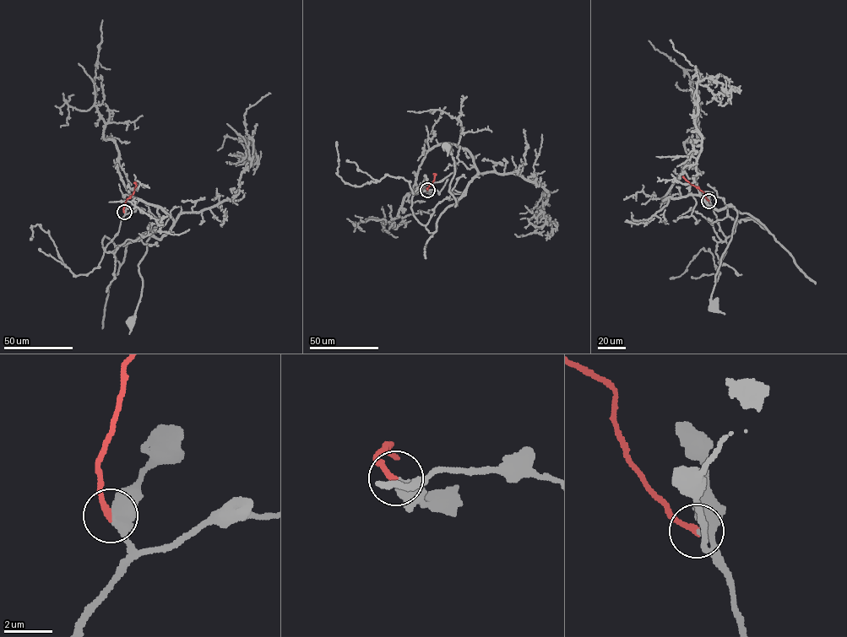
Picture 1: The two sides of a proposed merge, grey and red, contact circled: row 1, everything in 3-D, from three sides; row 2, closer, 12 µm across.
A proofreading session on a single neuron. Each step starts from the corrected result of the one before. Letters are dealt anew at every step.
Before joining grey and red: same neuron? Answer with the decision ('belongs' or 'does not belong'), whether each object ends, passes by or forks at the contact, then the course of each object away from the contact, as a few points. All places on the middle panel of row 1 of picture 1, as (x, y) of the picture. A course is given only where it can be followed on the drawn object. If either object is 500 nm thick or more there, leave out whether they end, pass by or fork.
belongs; grey passes by; red ends there; grey runs (428, 190), (414, 194), (410, 208), (433, 233), (459, 198), (455, 206), (447, 147); red runs (427, 190), (436, 175), (433, 174)

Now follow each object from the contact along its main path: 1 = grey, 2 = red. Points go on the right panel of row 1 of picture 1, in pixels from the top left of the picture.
1: (708, 201), (726, 237), (750, 217), (768, 231), (727, 206), (737, 218), (715, 276), (712, 307)
2: (708, 201), (703, 192), (683, 176)

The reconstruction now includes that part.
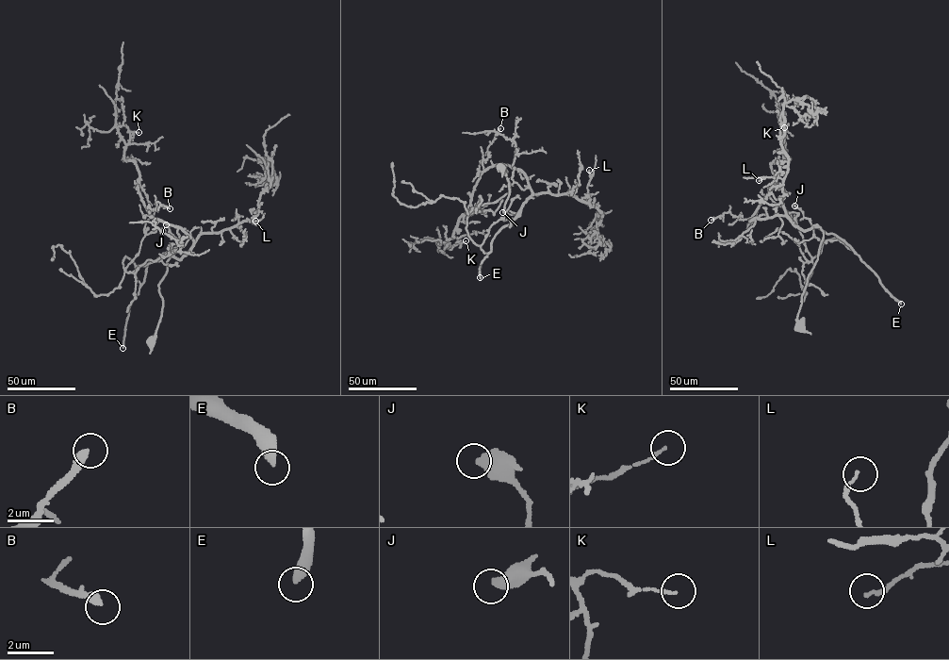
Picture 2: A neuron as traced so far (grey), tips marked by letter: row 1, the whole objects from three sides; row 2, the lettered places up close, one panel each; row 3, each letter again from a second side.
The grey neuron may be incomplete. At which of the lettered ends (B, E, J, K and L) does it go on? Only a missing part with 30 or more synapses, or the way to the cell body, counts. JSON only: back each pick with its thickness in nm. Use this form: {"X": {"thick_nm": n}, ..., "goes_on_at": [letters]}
{"E": {"thick_nm": 400}, "goes_on_at": ["E"]}

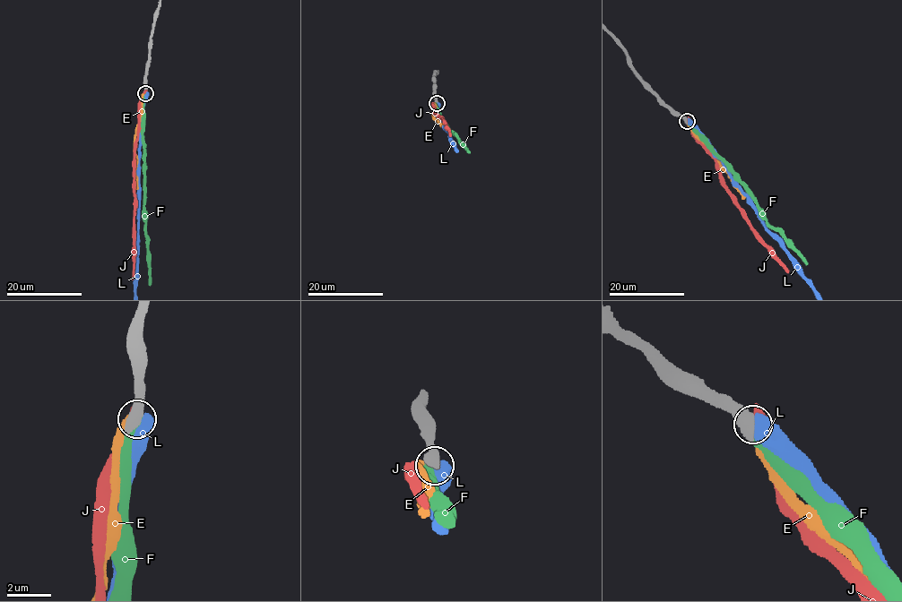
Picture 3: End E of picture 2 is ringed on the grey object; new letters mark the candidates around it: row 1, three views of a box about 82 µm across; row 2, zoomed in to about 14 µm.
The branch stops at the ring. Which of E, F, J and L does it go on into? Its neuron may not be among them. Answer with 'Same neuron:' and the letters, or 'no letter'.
Same neuron: F

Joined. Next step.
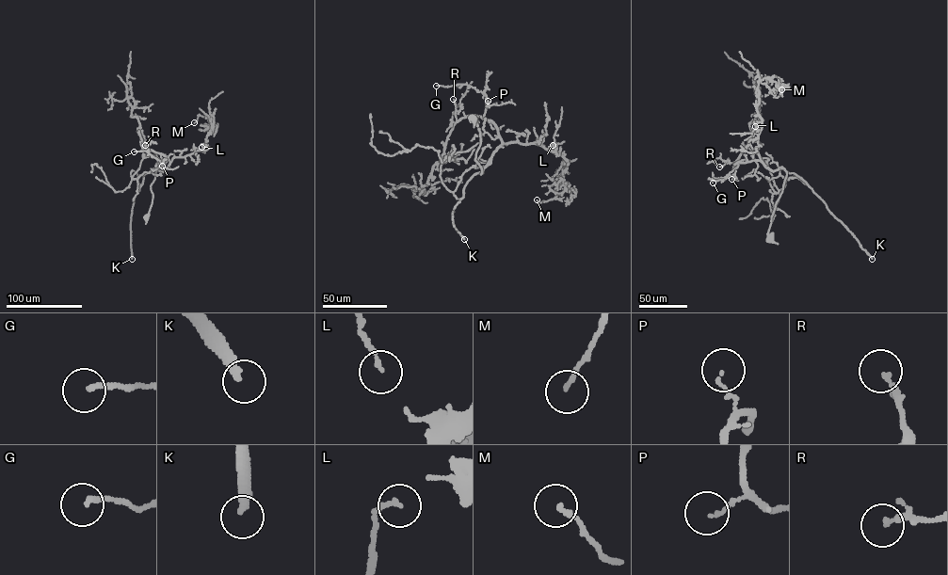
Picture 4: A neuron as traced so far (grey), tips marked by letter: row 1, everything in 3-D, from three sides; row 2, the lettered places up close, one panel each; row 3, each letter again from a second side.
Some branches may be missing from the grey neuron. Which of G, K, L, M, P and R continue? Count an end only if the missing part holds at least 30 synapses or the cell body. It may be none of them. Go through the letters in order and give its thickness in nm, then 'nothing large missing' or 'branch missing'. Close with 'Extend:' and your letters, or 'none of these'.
G: 170 nm | nothing large missing
K: 280 nm | branch missing
L: 140 nm | nothing large missing
M: 150 nm | nothing large missing
P: 100 nm | nothing large missing
R: 140 nm | nothing large missing
Extend: K

